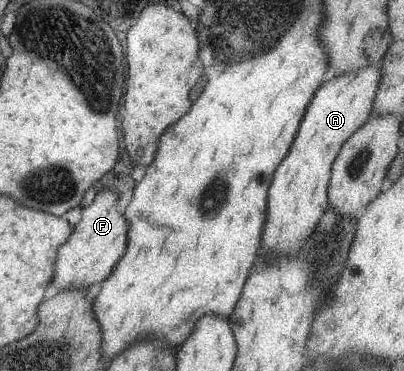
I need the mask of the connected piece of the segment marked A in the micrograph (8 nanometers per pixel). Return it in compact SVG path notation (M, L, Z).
M379 64L351 69L349 73L340 74L337 78L323 83L309 101L305 115L303 115L295 140L289 154L275 169L271 186L267 193L266 221L263 225L260 255L273 253L297 253L305 241L313 235L313 227L321 221L325 209L328 207L328 182L331 178L331 167L337 159L341 145L369 121L373 113L374 100L381 81L381 67Z

